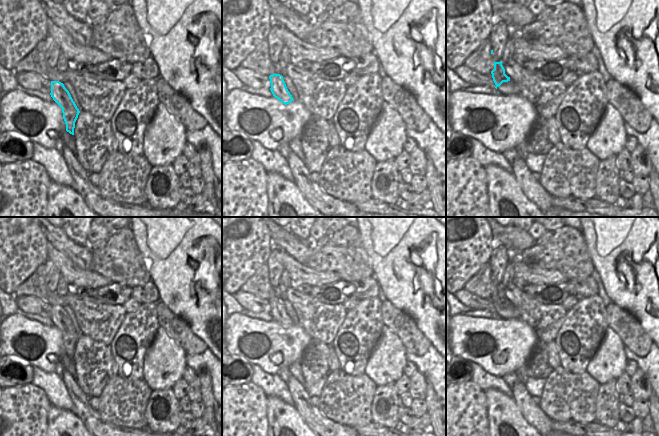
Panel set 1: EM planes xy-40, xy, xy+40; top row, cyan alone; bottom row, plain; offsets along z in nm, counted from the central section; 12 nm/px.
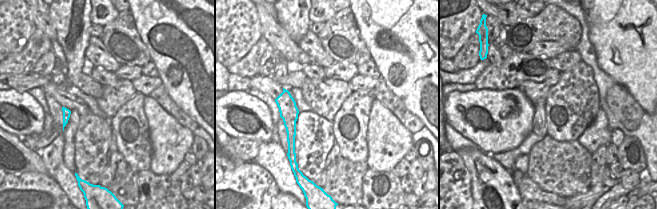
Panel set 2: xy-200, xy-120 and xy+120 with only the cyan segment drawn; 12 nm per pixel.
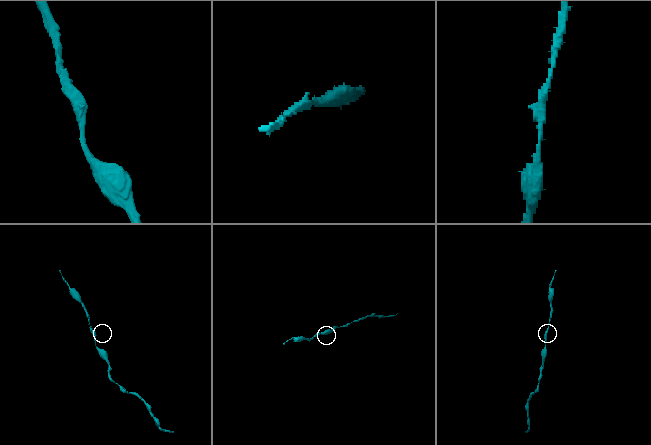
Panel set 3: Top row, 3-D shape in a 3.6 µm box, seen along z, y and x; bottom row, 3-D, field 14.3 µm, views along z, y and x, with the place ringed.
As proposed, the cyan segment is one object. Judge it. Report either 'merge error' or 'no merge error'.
no merge error

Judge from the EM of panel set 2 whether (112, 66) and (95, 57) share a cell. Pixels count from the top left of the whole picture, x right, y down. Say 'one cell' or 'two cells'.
one cell

